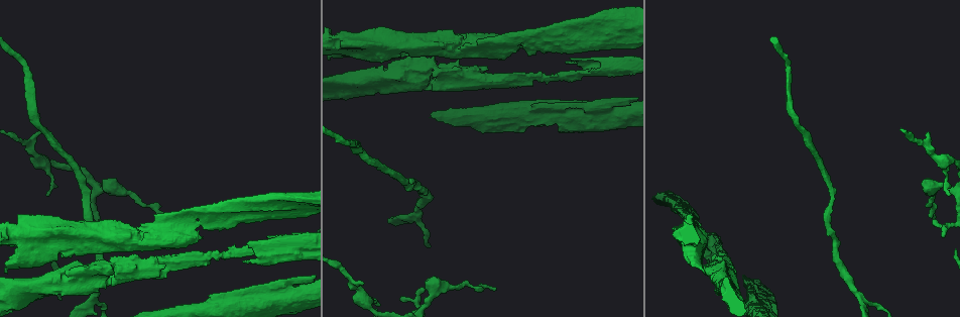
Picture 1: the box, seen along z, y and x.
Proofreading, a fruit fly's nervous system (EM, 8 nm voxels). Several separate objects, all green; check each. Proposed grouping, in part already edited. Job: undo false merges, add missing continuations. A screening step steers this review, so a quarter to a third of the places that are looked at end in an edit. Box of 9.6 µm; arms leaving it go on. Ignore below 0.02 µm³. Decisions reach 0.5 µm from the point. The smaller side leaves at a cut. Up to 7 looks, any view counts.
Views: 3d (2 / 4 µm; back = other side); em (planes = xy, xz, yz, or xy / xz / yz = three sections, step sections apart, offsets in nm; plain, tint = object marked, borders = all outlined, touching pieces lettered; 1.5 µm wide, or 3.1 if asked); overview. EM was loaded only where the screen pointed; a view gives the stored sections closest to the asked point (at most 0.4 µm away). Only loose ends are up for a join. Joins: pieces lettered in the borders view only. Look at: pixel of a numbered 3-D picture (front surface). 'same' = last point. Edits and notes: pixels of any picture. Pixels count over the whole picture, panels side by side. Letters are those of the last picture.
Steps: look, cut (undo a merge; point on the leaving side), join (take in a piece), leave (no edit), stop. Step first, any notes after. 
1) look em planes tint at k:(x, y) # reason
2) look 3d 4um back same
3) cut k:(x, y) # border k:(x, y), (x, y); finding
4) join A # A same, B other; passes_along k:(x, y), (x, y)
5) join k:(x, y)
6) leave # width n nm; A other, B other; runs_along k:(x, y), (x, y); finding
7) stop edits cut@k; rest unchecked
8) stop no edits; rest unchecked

look em planes tint at 1:(942, 235) # tapers out

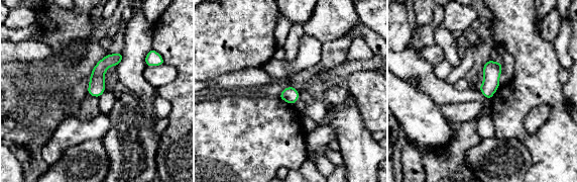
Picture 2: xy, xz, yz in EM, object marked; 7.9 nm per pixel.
look em planes borders same # see the neighbours

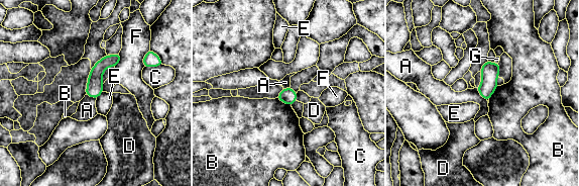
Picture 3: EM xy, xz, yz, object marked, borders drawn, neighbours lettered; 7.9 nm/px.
leave # A other, B other, C other, D other, E other, F other, G other; none of them fits

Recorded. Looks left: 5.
look 3d 4um at 1:(60, 268) # branch stops here

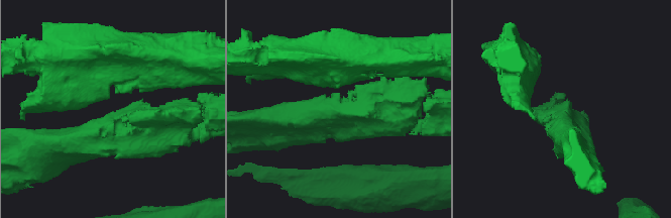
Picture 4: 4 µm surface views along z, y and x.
look em xy step 4 tint at 4:(112, 111) # shape alone is not enough

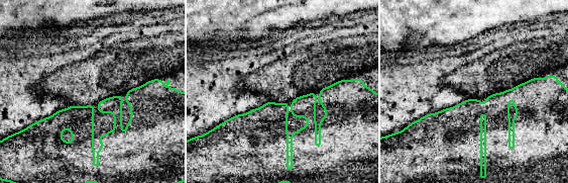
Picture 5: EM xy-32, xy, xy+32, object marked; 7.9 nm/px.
look em planes borders same

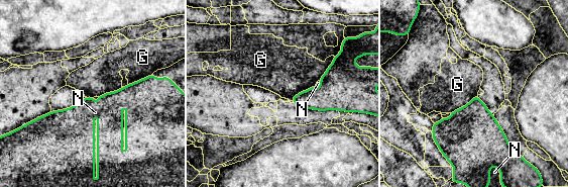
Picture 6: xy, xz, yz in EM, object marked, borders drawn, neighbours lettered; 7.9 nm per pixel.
join N # longest_contact N 480 nm; G other, N same; passes_along 6:(152, 125), (121, 128), (123, 103); it goes on there

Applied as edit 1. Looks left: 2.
stop edits join@6; rest unchecked

